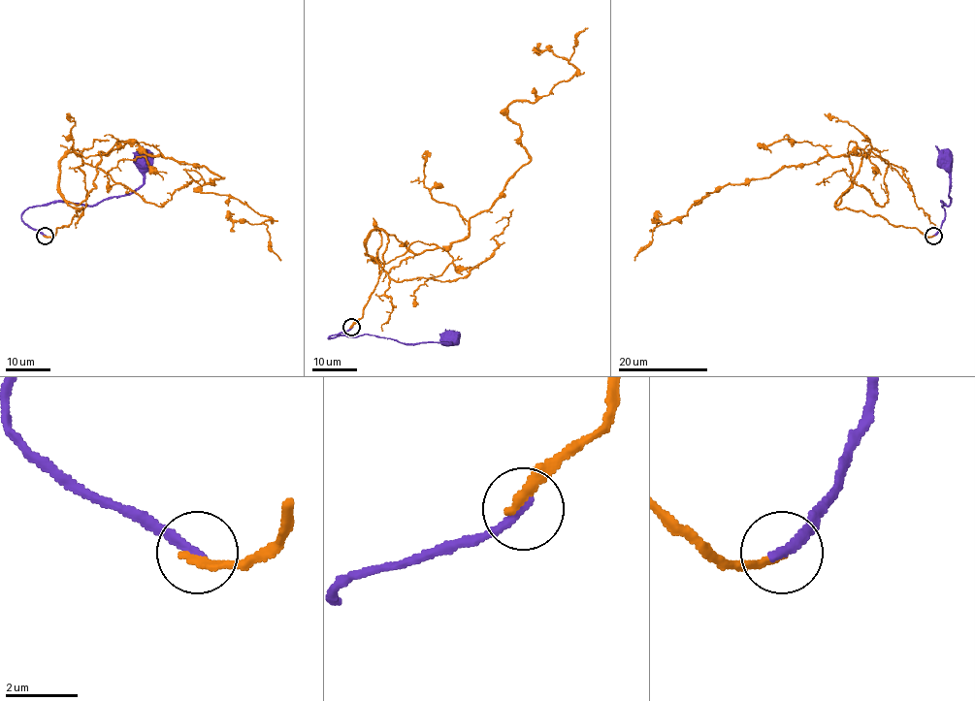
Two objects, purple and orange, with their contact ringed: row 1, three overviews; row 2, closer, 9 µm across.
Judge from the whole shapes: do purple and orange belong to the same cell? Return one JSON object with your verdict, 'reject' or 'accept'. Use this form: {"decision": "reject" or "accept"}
{"decision": "reject"}

